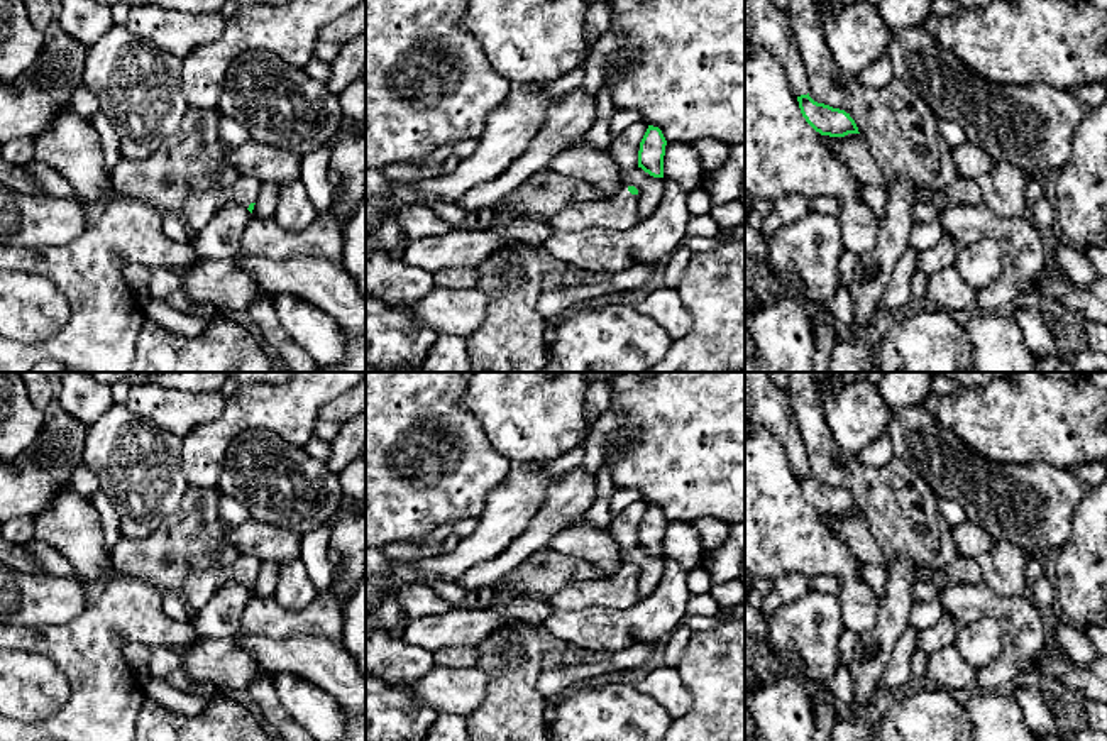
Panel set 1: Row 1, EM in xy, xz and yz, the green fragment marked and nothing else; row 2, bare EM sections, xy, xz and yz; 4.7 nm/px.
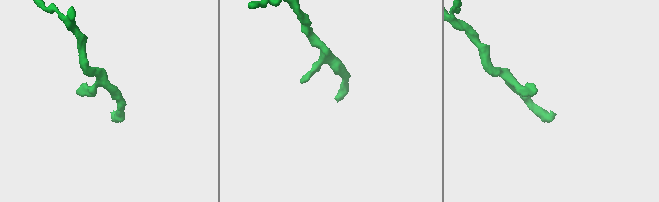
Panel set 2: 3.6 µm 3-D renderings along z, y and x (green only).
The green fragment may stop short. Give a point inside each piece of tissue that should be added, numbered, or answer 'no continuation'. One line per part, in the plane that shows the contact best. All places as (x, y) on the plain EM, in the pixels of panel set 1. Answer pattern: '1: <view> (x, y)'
1: xz (618, 592)

